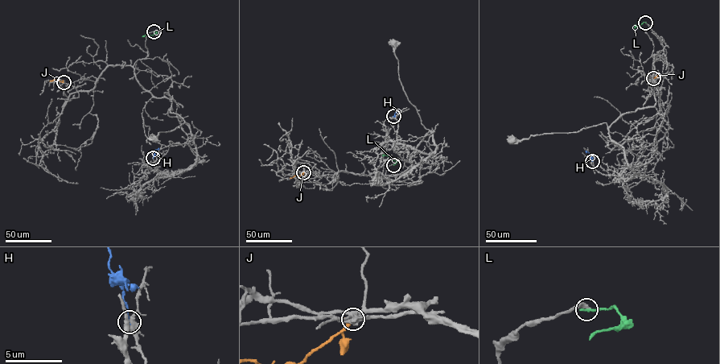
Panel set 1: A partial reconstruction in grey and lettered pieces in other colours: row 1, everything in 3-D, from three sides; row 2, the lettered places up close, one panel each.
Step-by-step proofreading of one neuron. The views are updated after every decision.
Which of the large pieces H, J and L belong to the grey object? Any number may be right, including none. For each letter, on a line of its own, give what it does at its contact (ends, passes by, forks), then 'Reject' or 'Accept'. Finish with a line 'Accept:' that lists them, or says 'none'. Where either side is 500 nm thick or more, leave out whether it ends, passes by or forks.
H: Reject
J: It ends there. Reject
L: It ends there. Reject
Accept: none

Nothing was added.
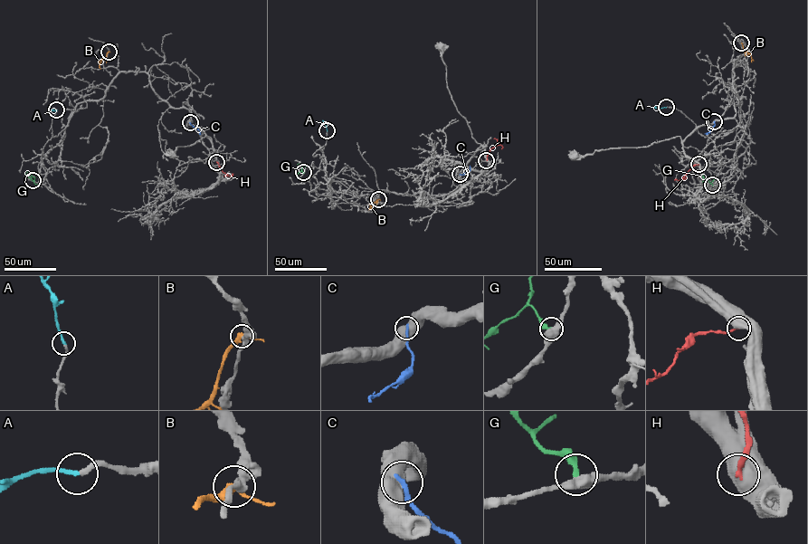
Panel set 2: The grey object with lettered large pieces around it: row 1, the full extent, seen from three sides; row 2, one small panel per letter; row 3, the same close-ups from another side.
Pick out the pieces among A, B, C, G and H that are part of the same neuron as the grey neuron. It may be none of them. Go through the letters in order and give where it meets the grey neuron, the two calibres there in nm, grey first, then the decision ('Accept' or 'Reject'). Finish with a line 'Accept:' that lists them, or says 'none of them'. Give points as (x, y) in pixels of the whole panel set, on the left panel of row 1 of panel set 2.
A: Touches grey at (56, 109). Thickness 240 nm (grey) against 220 nm. Accept
B: Touches grey at (109, 52). Thickness 360 nm (grey) against 320 nm. Reject
C: Touches grey at (190, 122). Thickness 800 nm (grey) against 240 nm. Reject
G: Touches grey at (33, 180). Thickness 500 nm (grey) against 280 nm. Reject
H: Touches grey at (216, 162). Thickness 700 nm (grey) against 200 nm. Reject
Accept: A

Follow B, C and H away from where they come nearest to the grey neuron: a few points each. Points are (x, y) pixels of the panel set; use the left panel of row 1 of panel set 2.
B: (109, 52), (100, 61), (100, 69)
C: (190, 122), (200, 134)
H: (216, 162), (223, 172), (230, 176), (232, 173)

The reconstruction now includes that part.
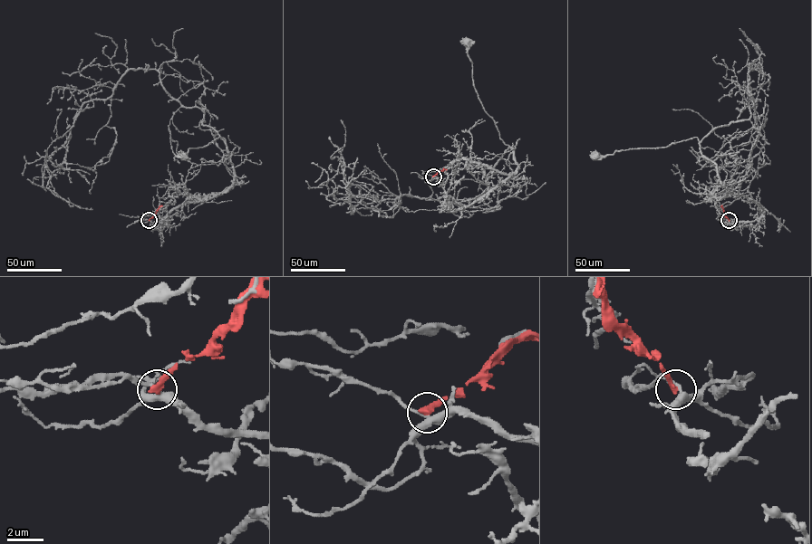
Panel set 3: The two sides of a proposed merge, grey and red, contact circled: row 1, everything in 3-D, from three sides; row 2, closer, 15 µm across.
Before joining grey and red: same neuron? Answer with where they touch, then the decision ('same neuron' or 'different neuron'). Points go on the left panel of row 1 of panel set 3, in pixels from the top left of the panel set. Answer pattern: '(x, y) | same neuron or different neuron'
(149, 220) | different neuron

